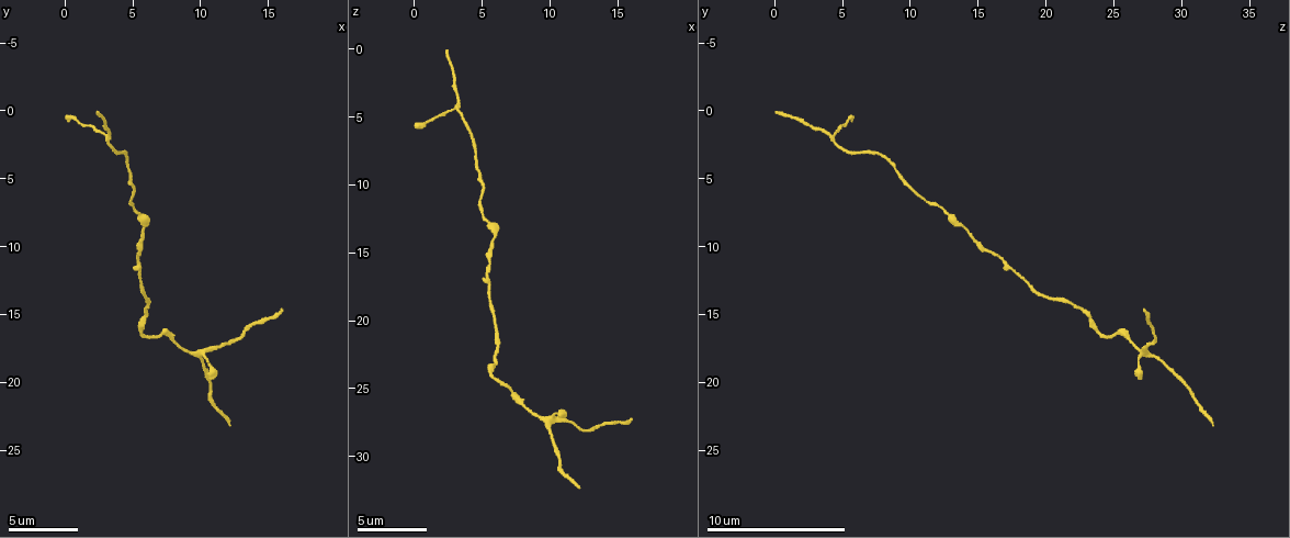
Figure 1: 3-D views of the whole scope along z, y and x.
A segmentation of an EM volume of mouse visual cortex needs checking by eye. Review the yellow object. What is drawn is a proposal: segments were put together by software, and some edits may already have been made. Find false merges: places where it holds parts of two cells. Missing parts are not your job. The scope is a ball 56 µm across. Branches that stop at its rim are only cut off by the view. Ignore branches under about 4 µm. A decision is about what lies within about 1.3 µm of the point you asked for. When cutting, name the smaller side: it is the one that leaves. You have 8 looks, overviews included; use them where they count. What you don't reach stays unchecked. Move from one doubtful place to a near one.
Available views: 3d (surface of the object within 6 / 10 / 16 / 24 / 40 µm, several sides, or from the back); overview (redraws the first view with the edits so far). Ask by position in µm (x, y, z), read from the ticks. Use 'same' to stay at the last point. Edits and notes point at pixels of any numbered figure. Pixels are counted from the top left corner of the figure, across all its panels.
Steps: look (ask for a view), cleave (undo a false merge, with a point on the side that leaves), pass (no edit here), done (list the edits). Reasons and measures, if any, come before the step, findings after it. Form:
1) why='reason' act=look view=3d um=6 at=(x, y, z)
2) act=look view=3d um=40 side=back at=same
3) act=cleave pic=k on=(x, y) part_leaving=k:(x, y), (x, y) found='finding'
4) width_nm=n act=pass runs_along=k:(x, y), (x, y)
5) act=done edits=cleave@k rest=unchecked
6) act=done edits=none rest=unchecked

why='calibre changes' act=look view=3d um=6 at=(5.2, 7.4, 12.6)

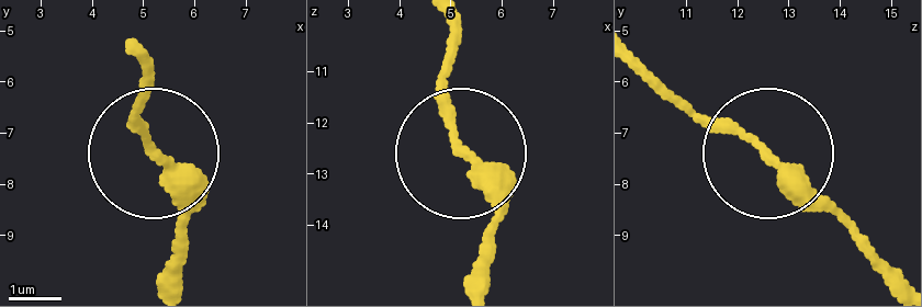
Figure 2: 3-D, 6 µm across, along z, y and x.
act=look view=3d um=6 side=back at=(5.20, 7.35, 12.50)

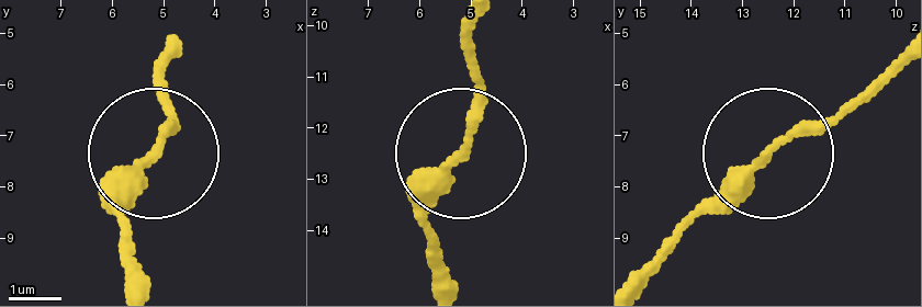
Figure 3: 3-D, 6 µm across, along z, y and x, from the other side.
act=pass found='one cell here'

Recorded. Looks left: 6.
act=look view=3d um=10 at=(5.8, 12.4, 18.6)

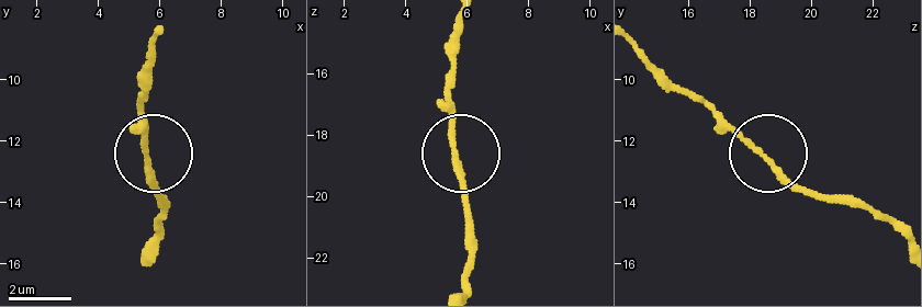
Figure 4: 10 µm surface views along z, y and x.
act=pass runs_along=4:(448, 115), (469, 204) found='continuous, no second cell'

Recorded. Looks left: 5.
why='thin neck' act=look view=3d um=10 at=(6.2, 16.4, 24.2)

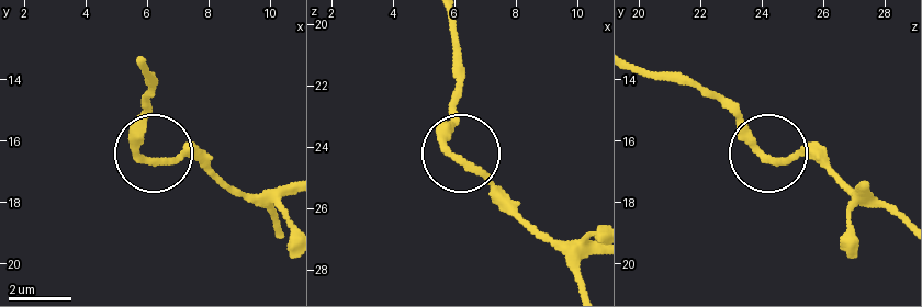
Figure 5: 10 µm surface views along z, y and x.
act=pass found='one cell here'

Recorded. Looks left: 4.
why='four-way junction' act=look view=3d um=16 at=(10.0, 17.8, 27.2)

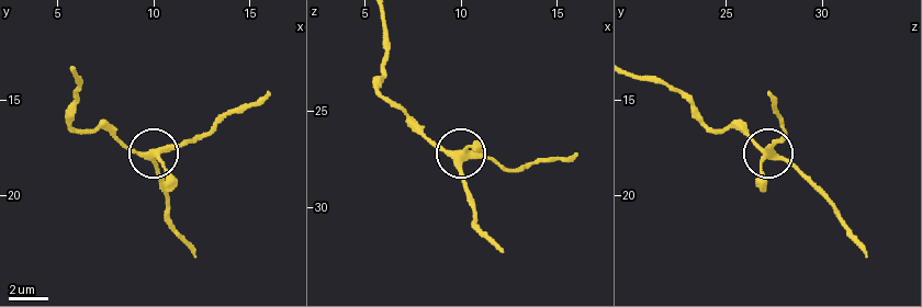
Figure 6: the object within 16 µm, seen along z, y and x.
act=look view=3d um=16 side=back at=(10.0, 17.8, 27.1)

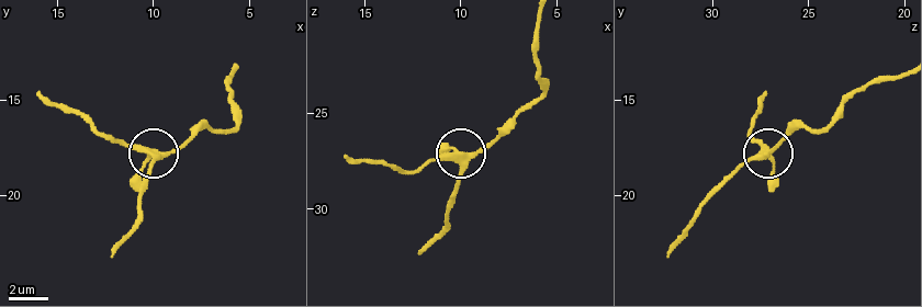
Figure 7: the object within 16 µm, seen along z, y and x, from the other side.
act=pass runs_along=7:(539, 19), (535, 58), (539, 92), (481, 148), (404, 171) found='all the same cell'

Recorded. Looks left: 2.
act=done edits=none rest=unchecked

